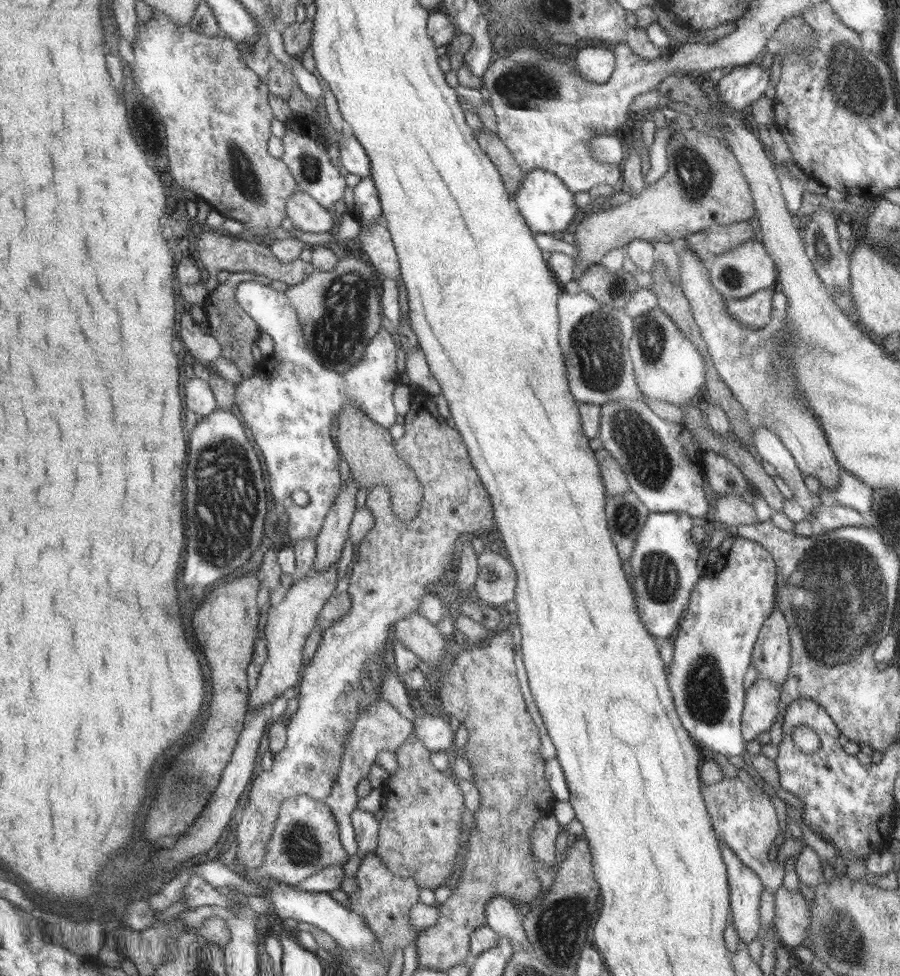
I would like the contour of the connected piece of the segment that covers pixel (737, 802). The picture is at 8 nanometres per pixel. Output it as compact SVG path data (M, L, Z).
M738 777L724 778L716 784L704 783L702 789L721 845L727 844L748 868L759 875L760 880L763 880L764 890L776 892L783 886L784 870L776 860L768 860L770 846L780 832L780 822L770 795L746 785Z

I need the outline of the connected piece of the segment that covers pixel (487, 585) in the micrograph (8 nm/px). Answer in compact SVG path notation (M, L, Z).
M484 550L479 556L479 572L473 593L480 604L498 607L508 604L515 597L517 574L508 558L499 552Z

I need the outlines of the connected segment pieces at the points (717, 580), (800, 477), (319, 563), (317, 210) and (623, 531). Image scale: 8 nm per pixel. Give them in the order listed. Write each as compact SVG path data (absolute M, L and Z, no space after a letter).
M740 537L726 538L721 544L720 556L718 561L708 566L708 574L704 575L702 580L696 583L695 590L692 591L690 602L688 603L687 610L684 611L683 622L680 623L679 631L676 632L676 636L673 639L674 644L674 657L672 659L672 665L668 670L670 674L670 686L671 691L674 693L675 706L678 710L680 720L683 721L684 728L692 735L692 738L696 740L701 747L706 749L712 748L716 752L720 752L726 757L741 756L744 754L744 738L742 738L743 730L740 730L740 718L742 716L742 708L744 708L744 674L748 670L748 664L750 664L750 658L752 658L752 648L755 648L754 644L758 642L758 636L762 632L763 624L767 618L776 609L776 603L778 598L778 565L775 560L775 556L765 546L761 545L759 541L746 540Z
M754 427L752 431L752 446L754 454L772 465L780 478L791 489L793 500L802 506L807 514L813 514L821 505L818 496L810 494L805 485L805 474L798 469L795 459L778 436L762 427Z
M350 477L344 483L334 506L328 511L327 518L324 519L323 528L315 538L316 558L314 558L313 570L316 573L326 571L332 567L332 564L339 562L338 558L348 538L348 526L357 509L354 506L354 492L358 486L360 485Z
M296 192L288 199L287 204L288 218L293 222L294 229L298 229L304 233L328 233L328 230L334 230L334 218L332 214L321 205L315 197L305 192Z
M632 490L617 496L608 496L606 500L607 525L620 558L629 560L639 536L647 522L646 508Z

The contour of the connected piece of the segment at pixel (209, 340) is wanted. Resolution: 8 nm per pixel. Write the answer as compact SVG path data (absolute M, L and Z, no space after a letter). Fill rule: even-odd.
M184 307L180 319L180 338L184 341L188 352L195 358L196 364L210 367L221 356L220 343L194 322L190 312Z

